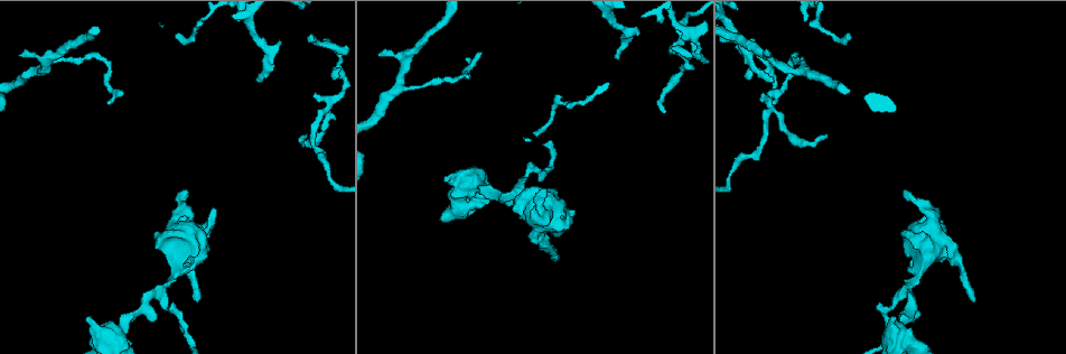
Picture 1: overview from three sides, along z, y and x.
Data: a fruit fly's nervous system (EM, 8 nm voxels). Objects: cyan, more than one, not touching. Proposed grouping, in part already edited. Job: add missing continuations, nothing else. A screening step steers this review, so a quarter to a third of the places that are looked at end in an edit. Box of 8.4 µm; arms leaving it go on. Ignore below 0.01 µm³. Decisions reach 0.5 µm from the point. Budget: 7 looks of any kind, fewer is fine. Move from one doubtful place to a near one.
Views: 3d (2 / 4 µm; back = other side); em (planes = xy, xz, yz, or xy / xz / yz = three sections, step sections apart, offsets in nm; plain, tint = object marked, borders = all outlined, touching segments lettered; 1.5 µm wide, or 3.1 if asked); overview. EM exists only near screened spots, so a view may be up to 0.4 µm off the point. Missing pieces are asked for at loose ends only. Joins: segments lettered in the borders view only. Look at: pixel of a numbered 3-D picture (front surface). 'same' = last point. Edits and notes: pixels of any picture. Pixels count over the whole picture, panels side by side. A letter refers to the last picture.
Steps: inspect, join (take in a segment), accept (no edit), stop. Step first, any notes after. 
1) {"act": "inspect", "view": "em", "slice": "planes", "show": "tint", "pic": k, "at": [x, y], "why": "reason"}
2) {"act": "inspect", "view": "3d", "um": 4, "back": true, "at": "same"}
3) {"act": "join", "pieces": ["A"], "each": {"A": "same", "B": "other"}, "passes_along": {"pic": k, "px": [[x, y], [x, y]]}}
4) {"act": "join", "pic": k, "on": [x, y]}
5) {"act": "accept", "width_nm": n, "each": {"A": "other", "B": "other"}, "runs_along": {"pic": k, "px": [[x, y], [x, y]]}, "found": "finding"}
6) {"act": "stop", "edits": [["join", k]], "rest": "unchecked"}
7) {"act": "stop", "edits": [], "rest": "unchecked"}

{"act": "inspect", "view": "em", "slice": "xy", "step": 8, "show": "borders", "pic": 1, "at": [197, 302], "why": "thin end"}

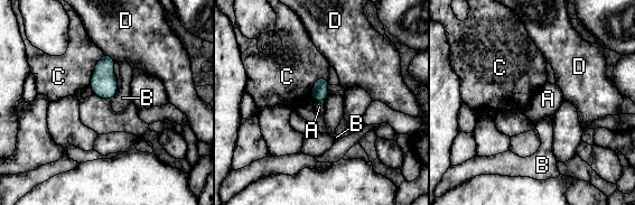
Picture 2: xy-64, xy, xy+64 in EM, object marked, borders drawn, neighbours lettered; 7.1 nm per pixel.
{"act": "accept", "each": {"A": "other", "B": "other", "C": "other", "D": "other"}, "border": {"pic": 2, "px": [[118, 80], [118, 91], [111, 100]]}, "found": "no lettered segment goes on from it"}

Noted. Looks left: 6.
{"act": "inspect", "view": "em", "slice": "planes", "show": "borders", "pic": 1, "at": [826, 134]}

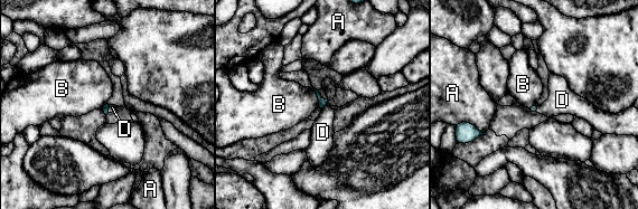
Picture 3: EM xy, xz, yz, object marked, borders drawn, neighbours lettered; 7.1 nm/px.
{"act": "join", "pieces": ["D"], "each": {"A": "other", "B": "other", "D": "same"}, "passes_along": {"pic": 3, "px": [[533, 108], [538, 107], [562, 100]]}, "found": "the neuron continues"}

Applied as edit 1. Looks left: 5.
{"act": "inspect", "view": "overview"}

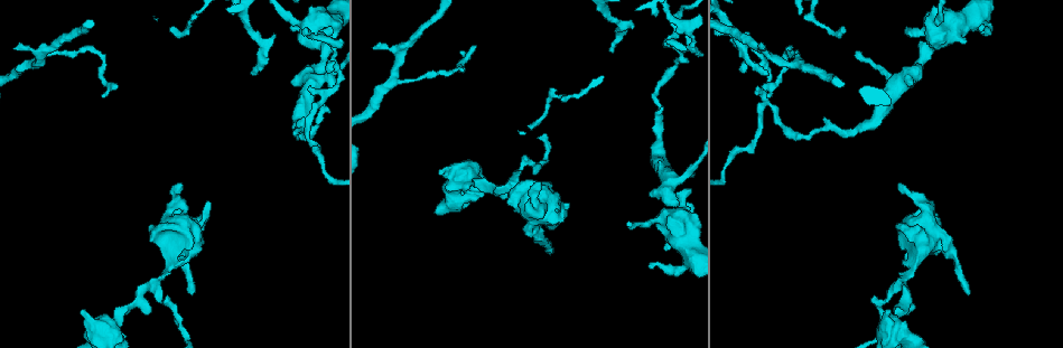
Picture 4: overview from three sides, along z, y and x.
{"act": "inspect", "view": "em", "slice": "xz", "step": 8, "show": "borders", "pic": 4, "at": [611, 51], "why": "tapers out"}

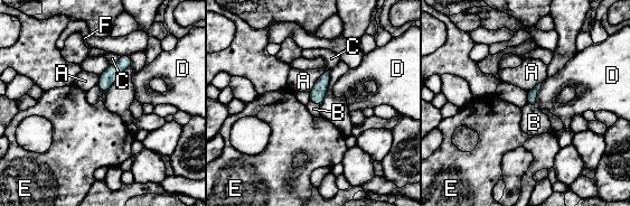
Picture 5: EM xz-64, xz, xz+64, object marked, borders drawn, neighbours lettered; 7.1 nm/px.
{"act": "join", "pieces": ["B"], "each": {"A": "other", "B": "same", "C": "other", "D": "other", "E": "other", "F": "other"}, "passes_along": {"pic": 5, "px": [[317, 94], [314, 103], [313, 109]]}, "found": "the neuron continues"}

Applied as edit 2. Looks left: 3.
{"act": "stop", "edits": [["join", 3], ["join", 5]], "rest": "unchecked"}

